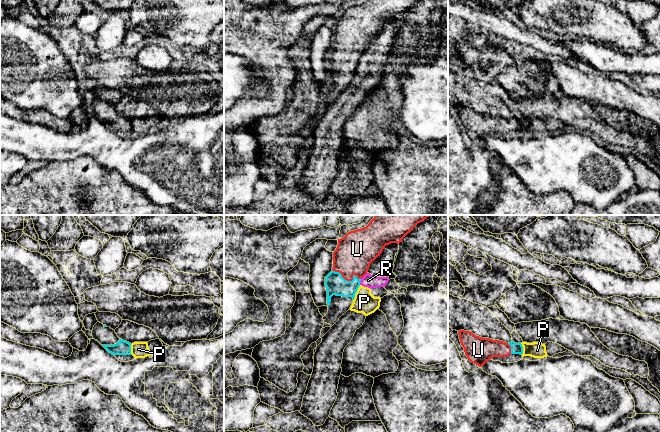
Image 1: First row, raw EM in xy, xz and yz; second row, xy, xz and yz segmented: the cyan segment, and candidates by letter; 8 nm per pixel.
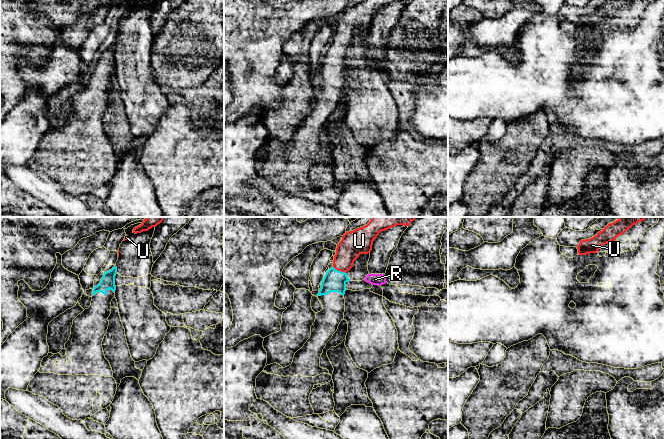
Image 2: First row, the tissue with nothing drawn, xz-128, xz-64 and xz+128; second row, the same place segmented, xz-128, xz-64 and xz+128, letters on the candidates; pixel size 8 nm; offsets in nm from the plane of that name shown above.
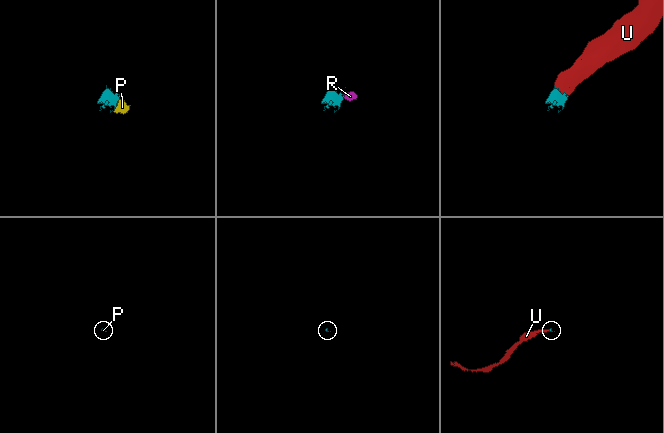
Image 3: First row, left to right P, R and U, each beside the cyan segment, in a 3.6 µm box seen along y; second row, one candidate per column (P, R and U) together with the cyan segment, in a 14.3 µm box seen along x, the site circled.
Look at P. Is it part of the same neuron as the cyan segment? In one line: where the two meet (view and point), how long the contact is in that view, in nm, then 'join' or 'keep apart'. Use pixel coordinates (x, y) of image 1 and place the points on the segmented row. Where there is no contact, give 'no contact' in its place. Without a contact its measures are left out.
meets cyan in xz at (355, 293); contact 140 nm long; keep apart

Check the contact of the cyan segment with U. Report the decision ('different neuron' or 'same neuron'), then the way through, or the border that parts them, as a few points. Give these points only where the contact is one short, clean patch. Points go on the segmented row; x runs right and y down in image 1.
same neuron | across xz (335, 284), (346, 280), (346, 273), (355, 251)

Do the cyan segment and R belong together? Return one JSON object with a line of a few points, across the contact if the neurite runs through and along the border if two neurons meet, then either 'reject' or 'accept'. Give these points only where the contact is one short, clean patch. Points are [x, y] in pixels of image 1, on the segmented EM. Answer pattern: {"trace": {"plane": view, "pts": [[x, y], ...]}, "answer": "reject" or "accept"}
{"trace": {"plane": "xz", "pts": [[361, 279], [359, 284]]}, "answer": "reject"}

